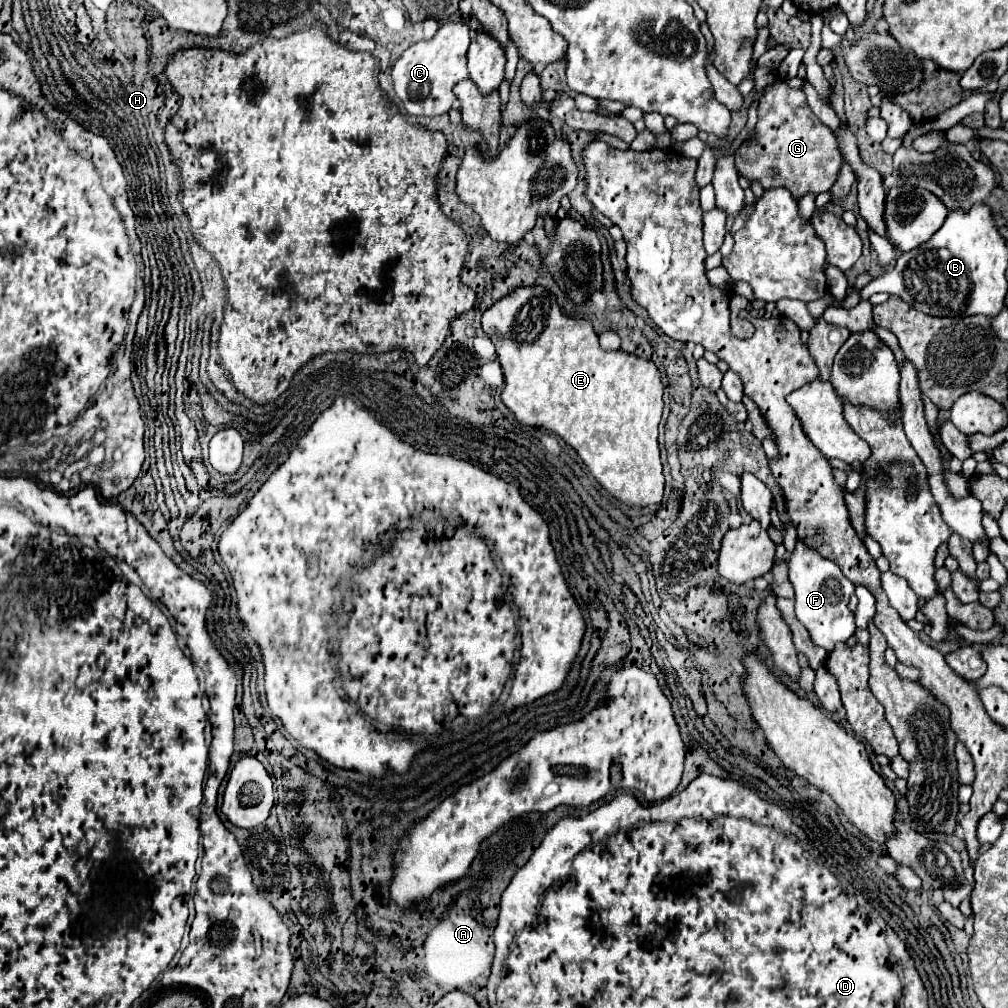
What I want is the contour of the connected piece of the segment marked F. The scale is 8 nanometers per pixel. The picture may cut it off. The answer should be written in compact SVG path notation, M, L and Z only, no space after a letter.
M797 540L795 550L789 556L789 578L795 588L795 614L799 622L809 630L817 646L823 646L827 652L831 652L835 644L847 642L855 634L855 616L847 606L855 586L849 578L843 576L841 568L833 560L823 558L803 540Z

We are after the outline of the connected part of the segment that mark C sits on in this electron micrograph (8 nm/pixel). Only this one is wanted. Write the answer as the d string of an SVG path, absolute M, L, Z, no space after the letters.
M463 22L443 24L431 40L423 40L407 48L393 66L393 82L397 100L413 116L439 116L453 108L457 100L453 86L467 78L467 48L469 48L469 26Z

